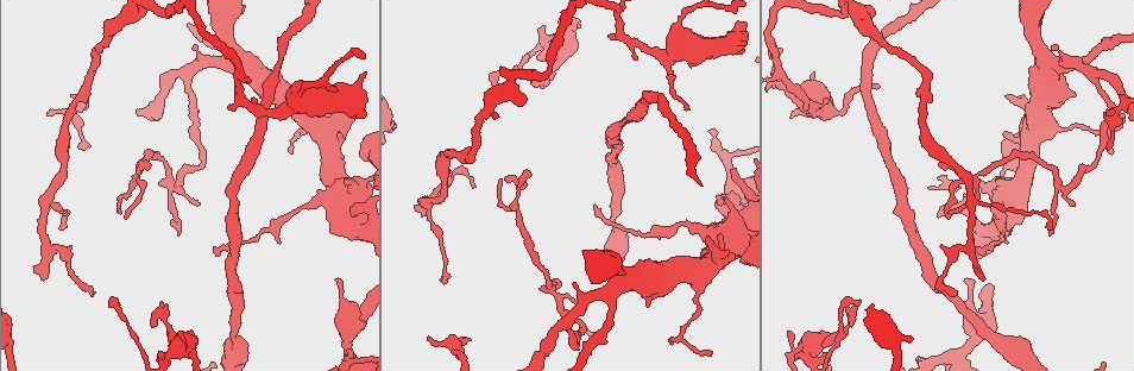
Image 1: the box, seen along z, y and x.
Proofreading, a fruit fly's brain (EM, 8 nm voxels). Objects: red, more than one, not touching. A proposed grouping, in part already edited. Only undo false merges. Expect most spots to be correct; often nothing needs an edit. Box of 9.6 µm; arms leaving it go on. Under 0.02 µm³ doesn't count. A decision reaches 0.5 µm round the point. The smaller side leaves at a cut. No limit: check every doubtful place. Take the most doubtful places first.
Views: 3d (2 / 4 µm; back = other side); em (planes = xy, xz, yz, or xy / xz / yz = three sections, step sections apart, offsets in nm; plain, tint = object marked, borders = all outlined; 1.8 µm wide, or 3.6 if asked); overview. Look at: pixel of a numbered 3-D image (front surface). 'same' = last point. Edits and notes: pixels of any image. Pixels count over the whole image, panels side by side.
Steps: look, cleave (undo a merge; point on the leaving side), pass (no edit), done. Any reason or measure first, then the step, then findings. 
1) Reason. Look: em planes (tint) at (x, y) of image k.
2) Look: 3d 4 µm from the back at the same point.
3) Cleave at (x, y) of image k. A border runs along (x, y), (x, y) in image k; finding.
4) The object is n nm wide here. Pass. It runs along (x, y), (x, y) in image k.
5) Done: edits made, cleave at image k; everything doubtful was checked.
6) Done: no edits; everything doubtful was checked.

Abrupt turn. Look: 3d 4 µm from the back at (178, 188) of image 1.

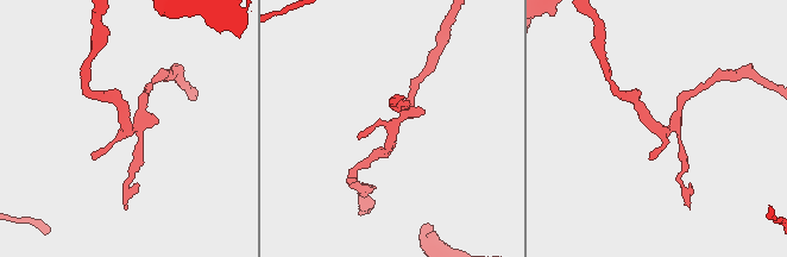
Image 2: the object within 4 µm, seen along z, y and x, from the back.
Now the EM. Look: em xz step 8 (tint) at (129, 128) of image 2.

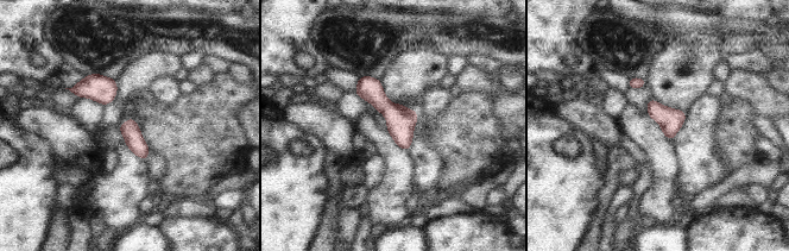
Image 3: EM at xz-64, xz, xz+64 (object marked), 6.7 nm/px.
Look: em planes (tint) at the same point.

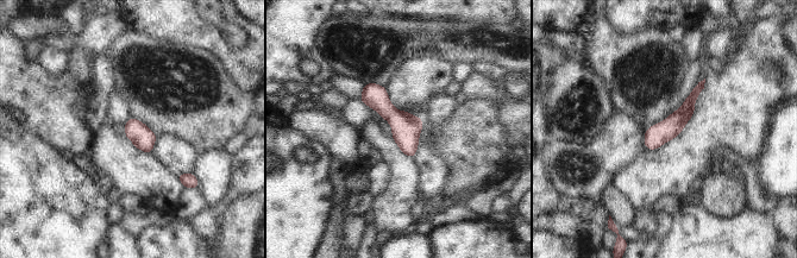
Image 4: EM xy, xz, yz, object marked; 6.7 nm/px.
Pass. It runs along (701, 85), (686, 109), (650, 146) in image 4; one neuron here.

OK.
Arms part here. Look: 3d 2 µm from the back at (805, 347) of image 1.

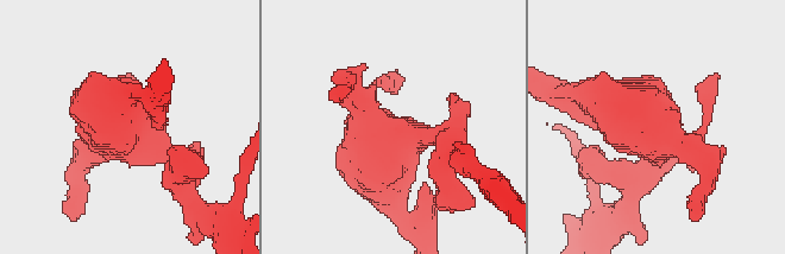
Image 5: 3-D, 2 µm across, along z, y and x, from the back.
Look: em 3.6 µm yz step 8 (tint) at (151, 136) of image 5.

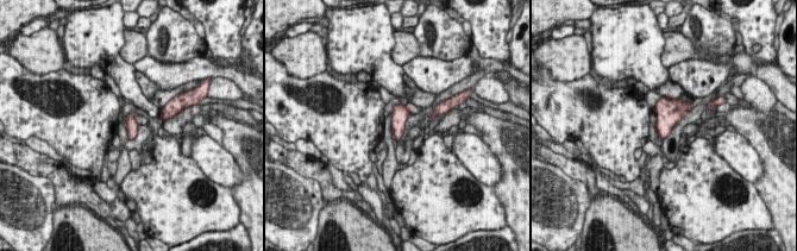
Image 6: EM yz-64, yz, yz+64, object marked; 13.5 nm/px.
Pass. One neuron here.

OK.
Thick turns thin. Look: em 3.6 µm yz step 16 (tint) at (325, 132) of image 1.

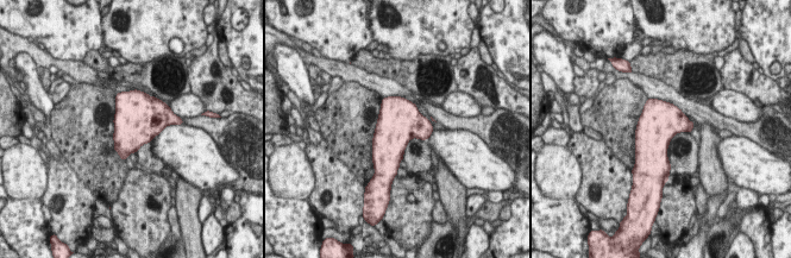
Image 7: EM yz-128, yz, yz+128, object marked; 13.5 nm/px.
Another direction. Look: em 3.6 µm planes (tint) at the same point.

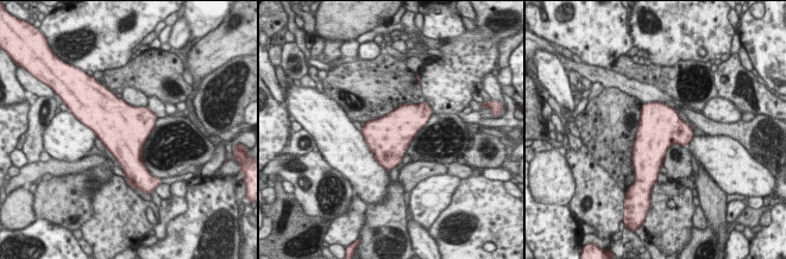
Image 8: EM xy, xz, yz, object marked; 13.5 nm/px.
Pass. All the same neuron.

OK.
Looks like a crossing. Look: 3d 4 µm at (244, 63) of image 1.

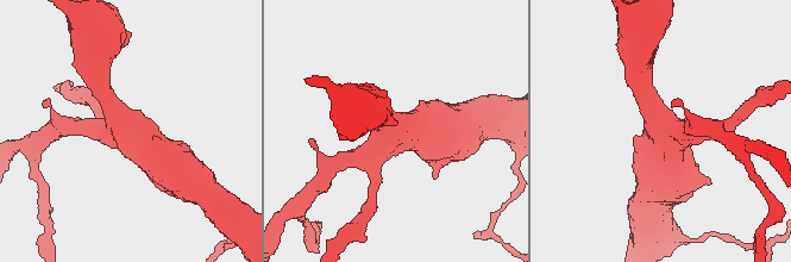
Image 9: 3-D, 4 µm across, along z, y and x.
4 arms meet here. Look: em xz step 8 (tint) at (122, 129) of image 9.

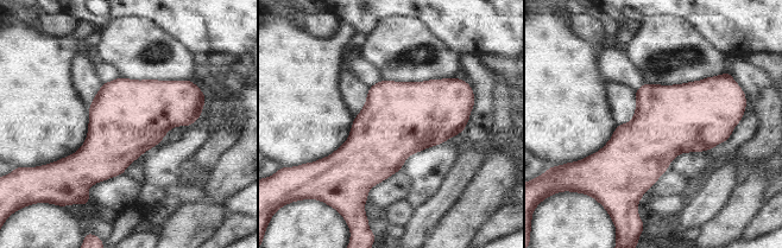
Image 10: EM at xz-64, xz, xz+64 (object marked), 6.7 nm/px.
Pass. One neuron here.

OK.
Abrupt turn. Look: em 3.6 µm planes (tint) at (824, 108) of image 1.

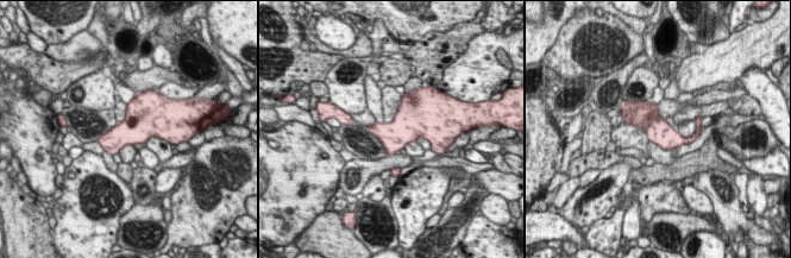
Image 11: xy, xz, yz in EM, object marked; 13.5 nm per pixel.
The object is 340 nm wide here. Pass. It runs along (627, 120), (691, 139) in image 11; continuous, no second neuron.

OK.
Thin neck. Look: em planes (tint) at (166, 325) of image 1.

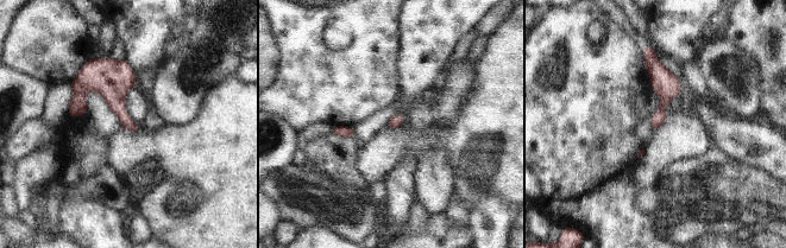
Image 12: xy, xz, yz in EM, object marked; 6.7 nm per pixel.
The object is 80 nm wide here. Pass. Continuous, no second neuron.

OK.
Look: em 3.6 µm planes (borders) at (327, 199) of image 1.

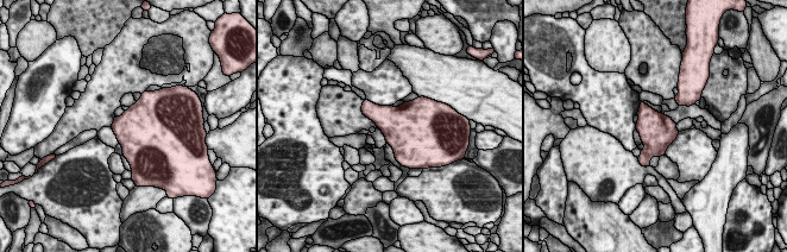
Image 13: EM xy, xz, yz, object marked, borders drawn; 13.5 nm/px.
Pass. One neuron here.

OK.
Done: no edits; everything doubtful was checked.

